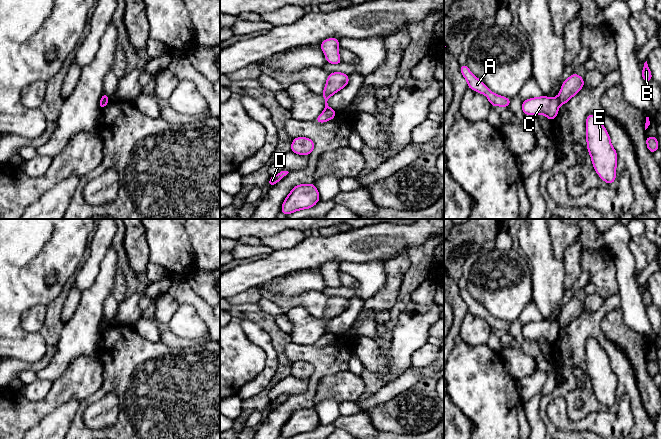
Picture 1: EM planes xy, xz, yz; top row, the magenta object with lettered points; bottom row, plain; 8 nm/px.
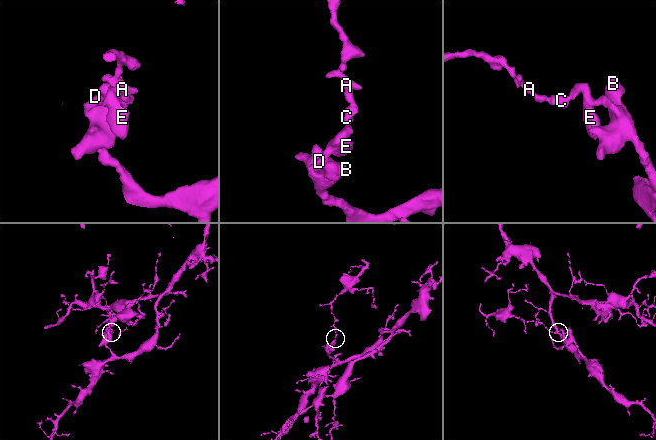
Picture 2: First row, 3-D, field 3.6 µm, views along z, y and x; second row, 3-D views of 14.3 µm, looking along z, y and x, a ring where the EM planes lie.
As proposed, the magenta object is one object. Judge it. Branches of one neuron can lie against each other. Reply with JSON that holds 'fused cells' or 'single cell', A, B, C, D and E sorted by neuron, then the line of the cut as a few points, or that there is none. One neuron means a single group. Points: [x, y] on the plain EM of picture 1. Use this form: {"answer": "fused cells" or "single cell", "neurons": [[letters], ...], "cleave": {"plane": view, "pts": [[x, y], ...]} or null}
{"answer": "fused cells", "neurons": [["A", "C"], ["B", "D", "E"]], "cleave": {"plane": "yz", "pts": [[557, 321], [561, 327]]}}

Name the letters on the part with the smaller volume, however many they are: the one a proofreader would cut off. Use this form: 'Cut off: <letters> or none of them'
Cut off: A, C

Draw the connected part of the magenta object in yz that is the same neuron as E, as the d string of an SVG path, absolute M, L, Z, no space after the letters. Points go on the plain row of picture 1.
M589 338L586 342L587 373L596 397L604 406L613 408L616 403L617 376L599 342Z

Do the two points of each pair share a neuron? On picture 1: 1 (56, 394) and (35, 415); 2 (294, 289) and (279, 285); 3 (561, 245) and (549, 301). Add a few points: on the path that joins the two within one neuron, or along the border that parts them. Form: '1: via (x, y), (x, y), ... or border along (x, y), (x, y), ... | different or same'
1: via (51, 399), (40, 410) | same
2: via (290, 286), (283, 286) | same
3: border along (550, 237), (553, 254), (562, 261) | different

